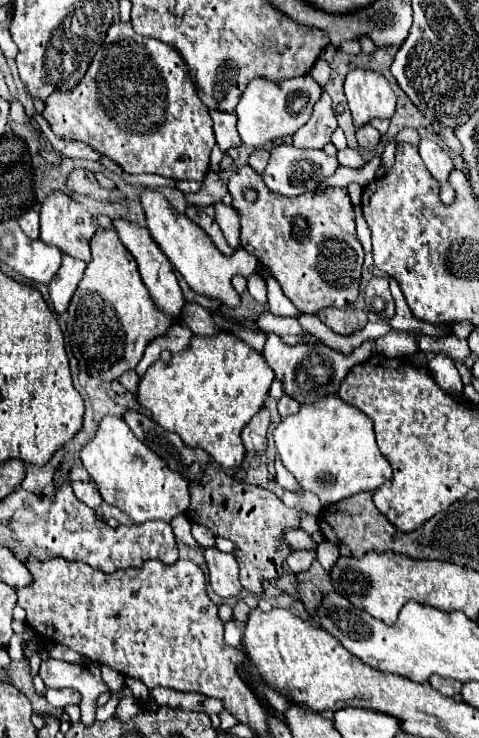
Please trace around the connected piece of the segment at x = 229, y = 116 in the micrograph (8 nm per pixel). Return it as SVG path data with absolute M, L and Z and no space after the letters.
M210 111L210 117L214 121L214 133L216 143L220 145L222 153L226 153L230 147L240 147L240 135L236 131L236 113L224 113L224 111Z

